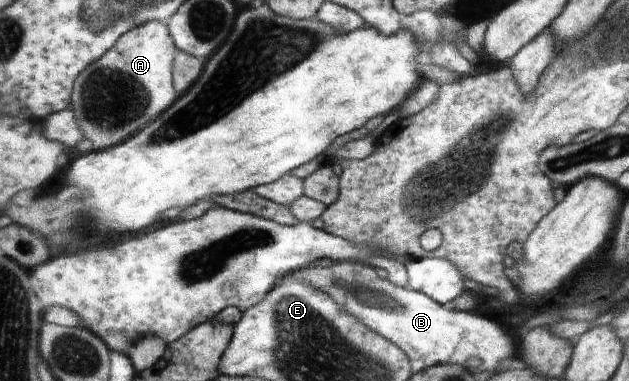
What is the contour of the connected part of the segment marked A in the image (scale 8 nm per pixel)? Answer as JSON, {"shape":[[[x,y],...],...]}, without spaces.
{"shape":[[[152,21],[124,35],[122,43],[118,43],[110,55],[104,55],[104,59],[78,77],[70,109],[76,113],[84,137],[88,137],[98,151],[124,143],[178,101],[180,93],[174,79],[177,51],[169,23]]]}

